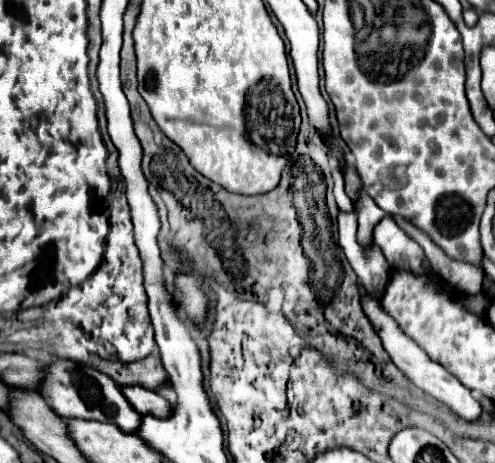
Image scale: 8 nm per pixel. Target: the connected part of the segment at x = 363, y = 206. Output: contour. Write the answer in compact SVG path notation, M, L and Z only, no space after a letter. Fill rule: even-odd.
M360 194L356 214L358 214L358 240L360 240L360 244L372 244L372 228L374 228L374 224L378 224L378 220L382 220L382 216L386 216L386 212L380 210L370 196Z

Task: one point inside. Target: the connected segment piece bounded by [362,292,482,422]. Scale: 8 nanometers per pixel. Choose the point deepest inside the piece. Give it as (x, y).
(429, 376)

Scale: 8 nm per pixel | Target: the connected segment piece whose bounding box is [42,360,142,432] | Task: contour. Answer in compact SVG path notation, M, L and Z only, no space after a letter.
M64 360L58 364L48 366L48 376L42 382L42 396L52 404L52 408L64 416L64 418L82 418L82 420L106 420L110 424L116 424L124 432L136 432L138 420L142 416L134 412L134 408L128 404L128 400L122 396L122 390L110 380L106 374L94 370L92 366Z

